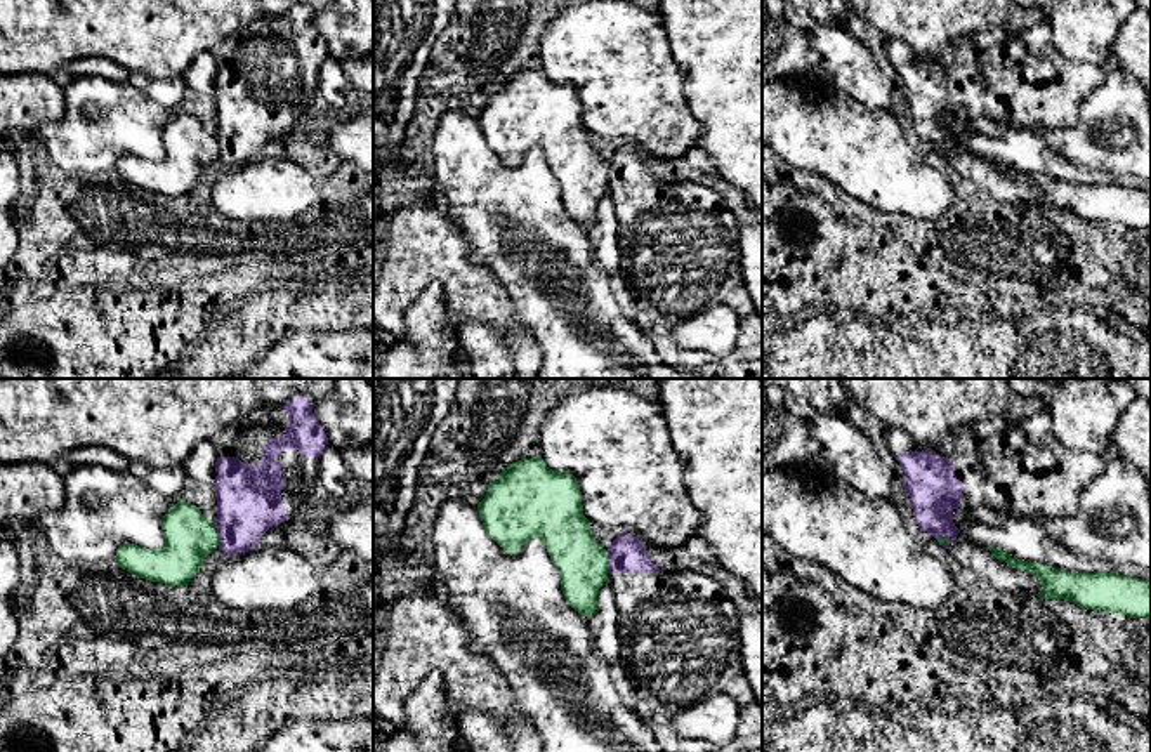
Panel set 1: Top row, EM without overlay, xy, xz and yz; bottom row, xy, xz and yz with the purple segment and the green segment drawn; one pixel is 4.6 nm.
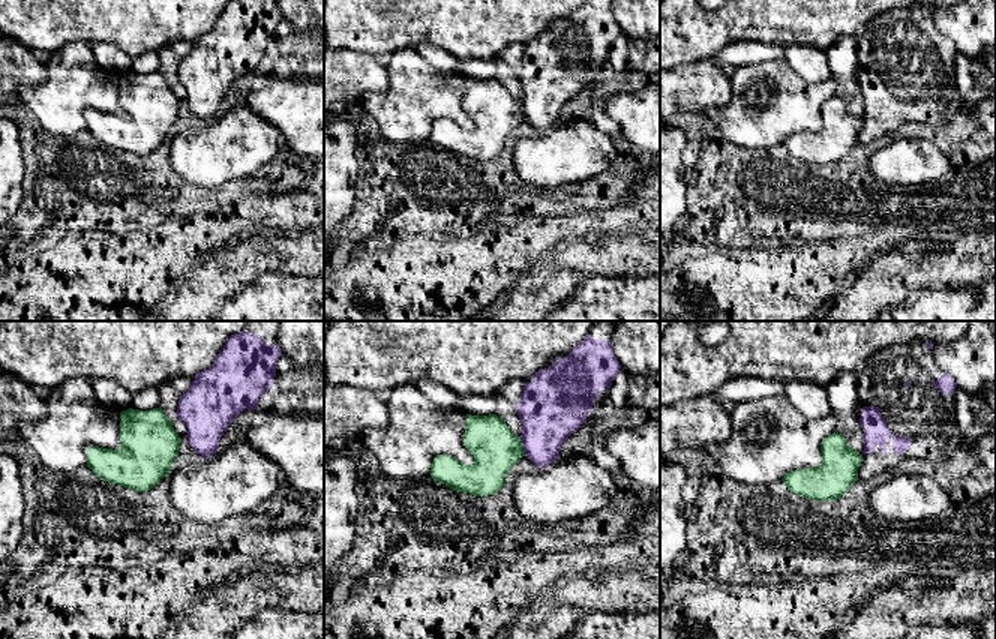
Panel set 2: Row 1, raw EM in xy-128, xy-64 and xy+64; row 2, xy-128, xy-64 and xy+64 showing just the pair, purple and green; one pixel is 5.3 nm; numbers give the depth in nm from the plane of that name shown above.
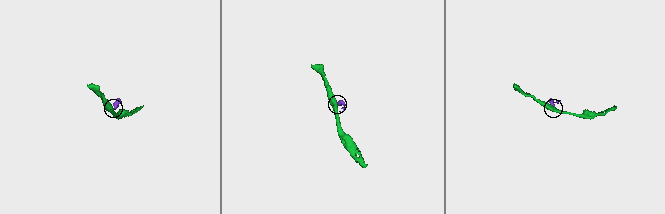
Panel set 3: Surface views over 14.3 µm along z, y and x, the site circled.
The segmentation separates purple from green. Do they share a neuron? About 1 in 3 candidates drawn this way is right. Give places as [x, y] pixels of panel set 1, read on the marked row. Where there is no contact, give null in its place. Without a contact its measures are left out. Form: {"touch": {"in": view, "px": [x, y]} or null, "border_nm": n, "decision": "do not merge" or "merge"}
{"touch": {"in": "xy", "px": [219, 535]}, "border_nm": 110, "decision": "do not merge"}

